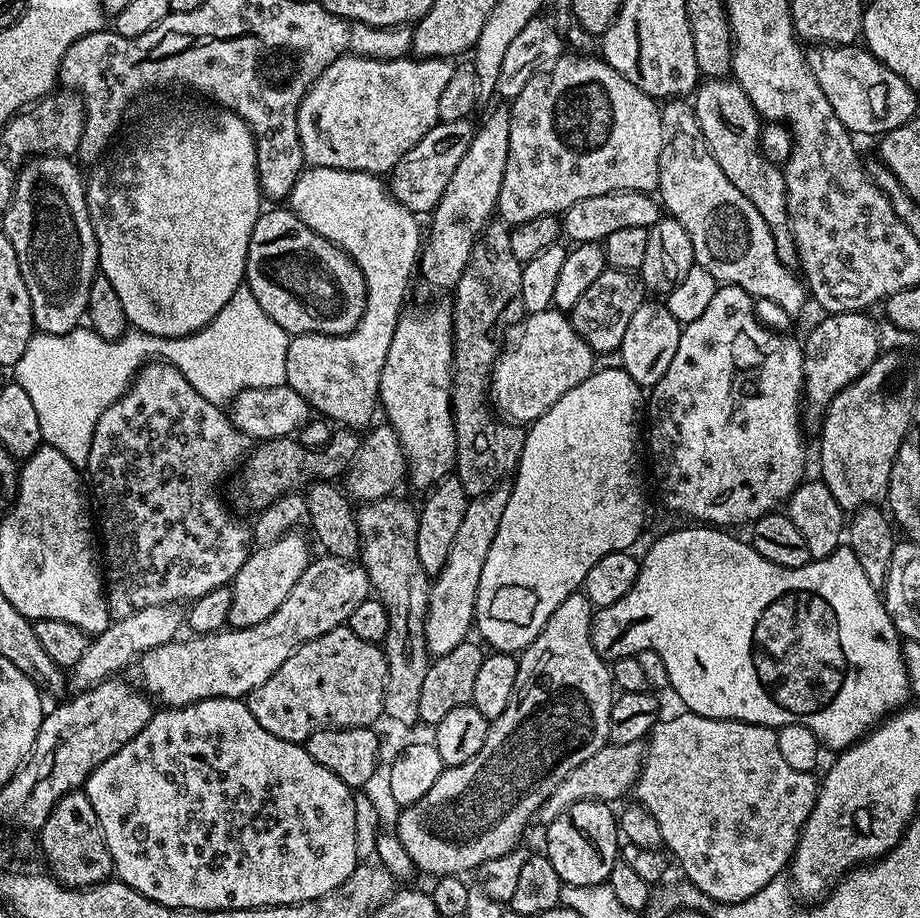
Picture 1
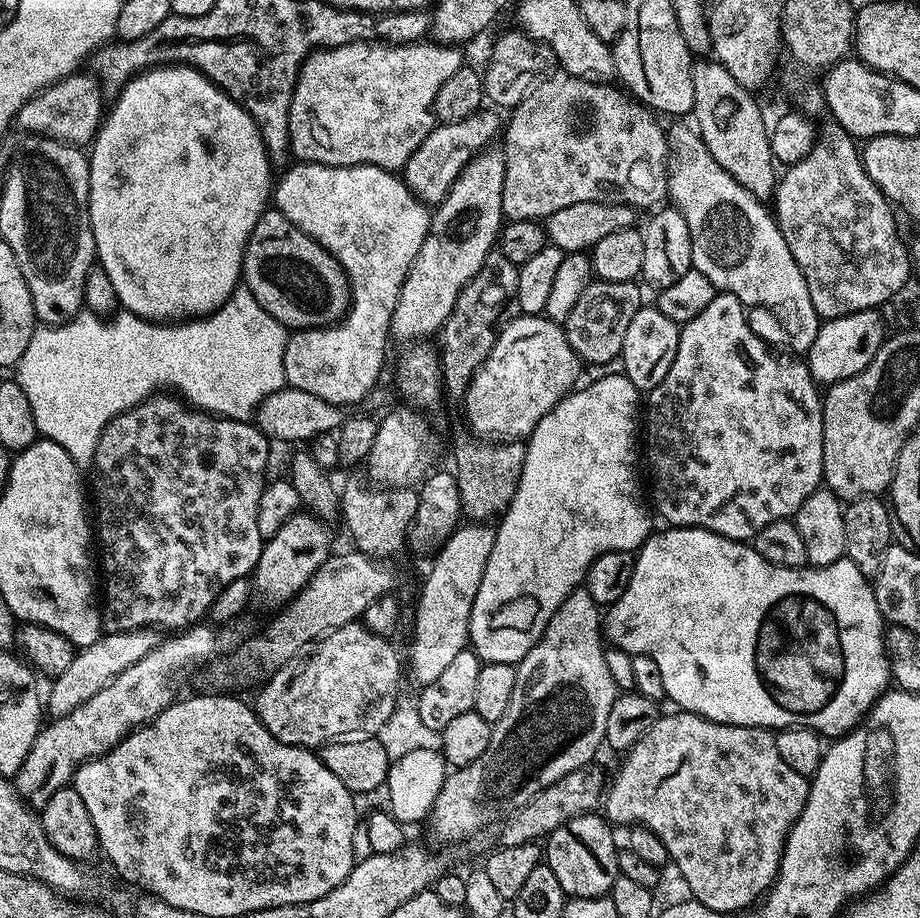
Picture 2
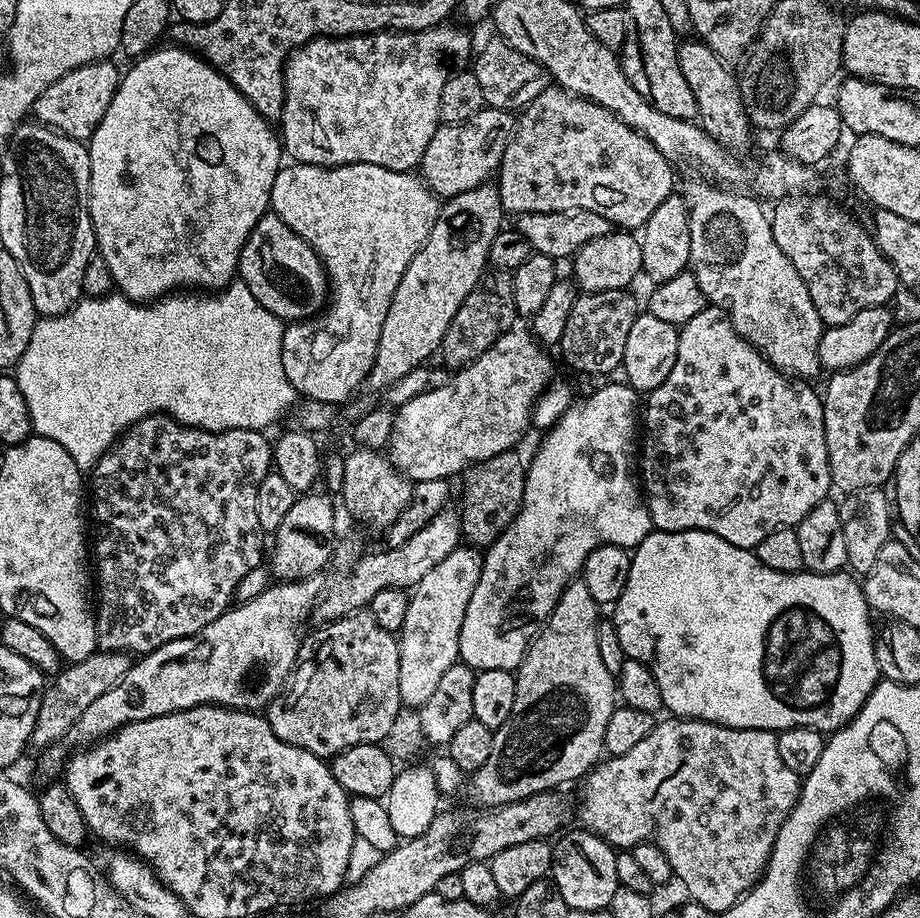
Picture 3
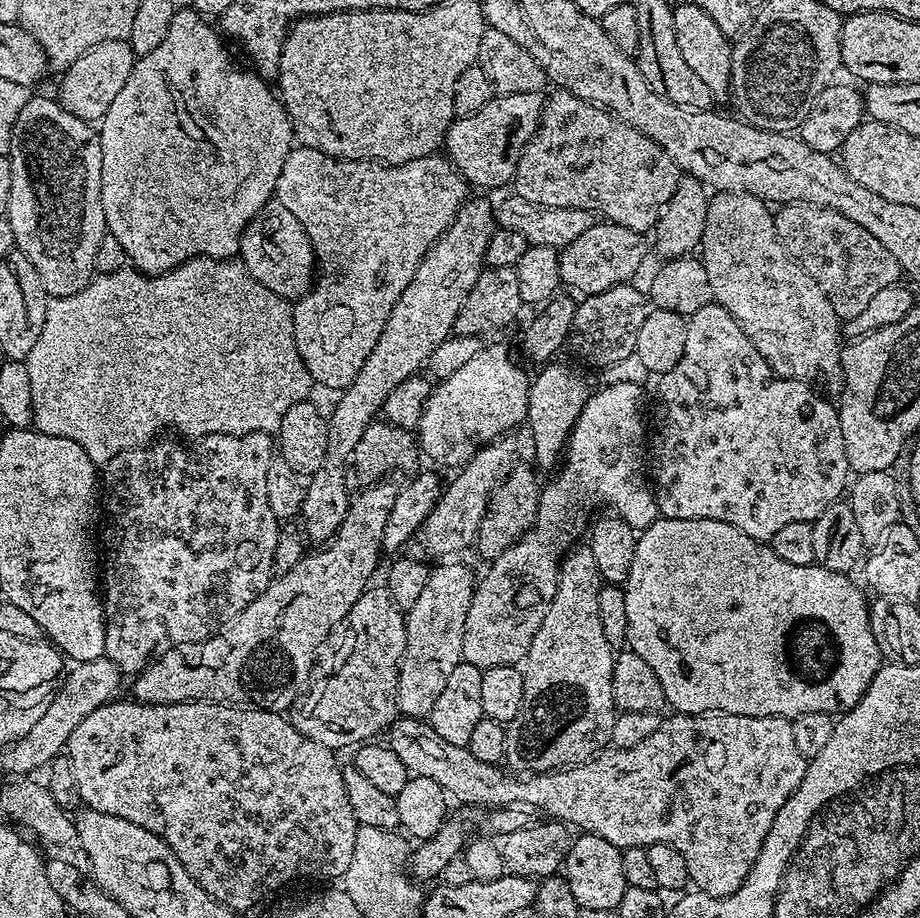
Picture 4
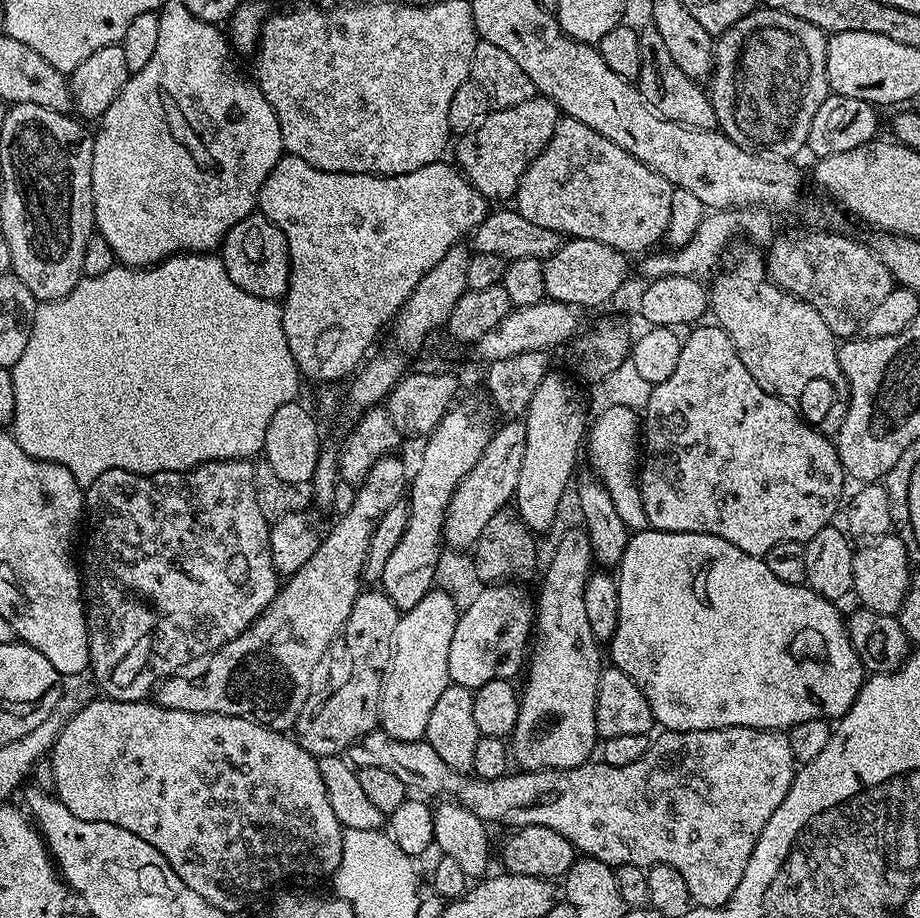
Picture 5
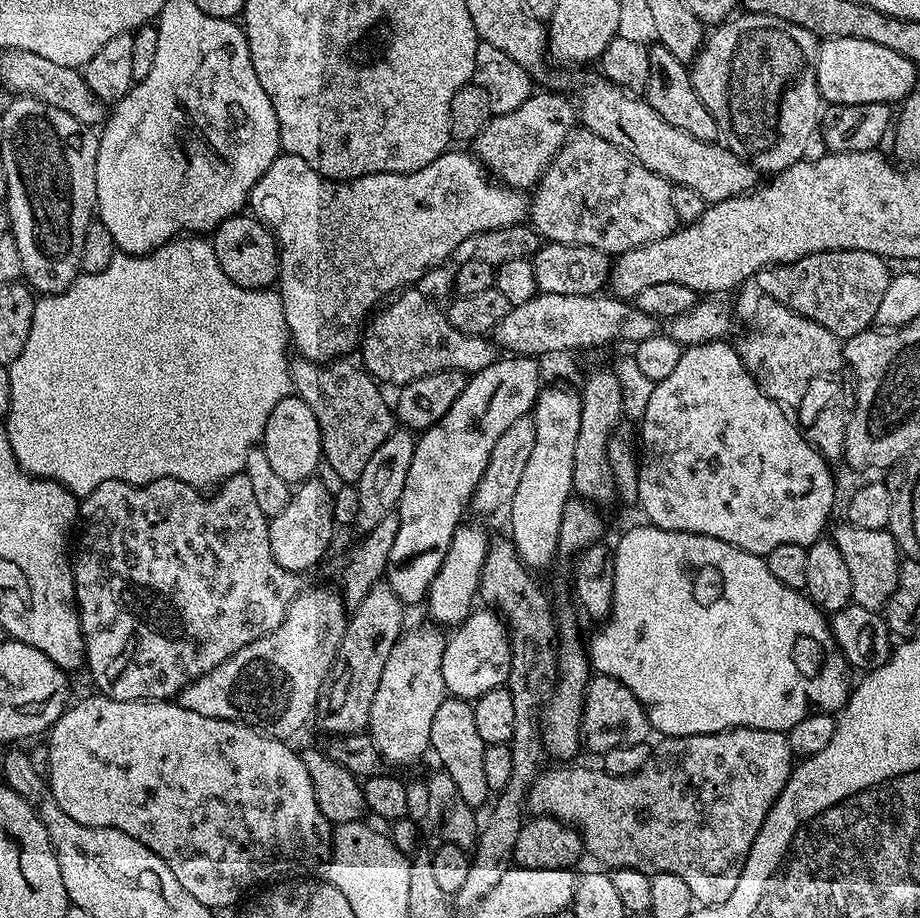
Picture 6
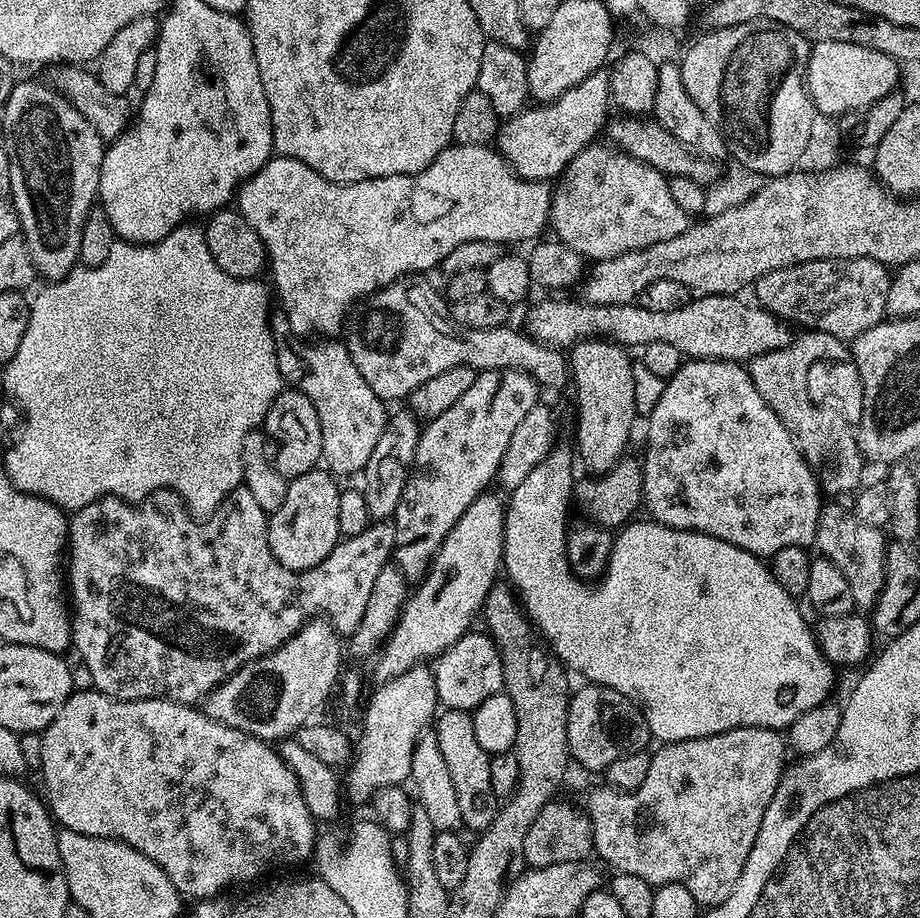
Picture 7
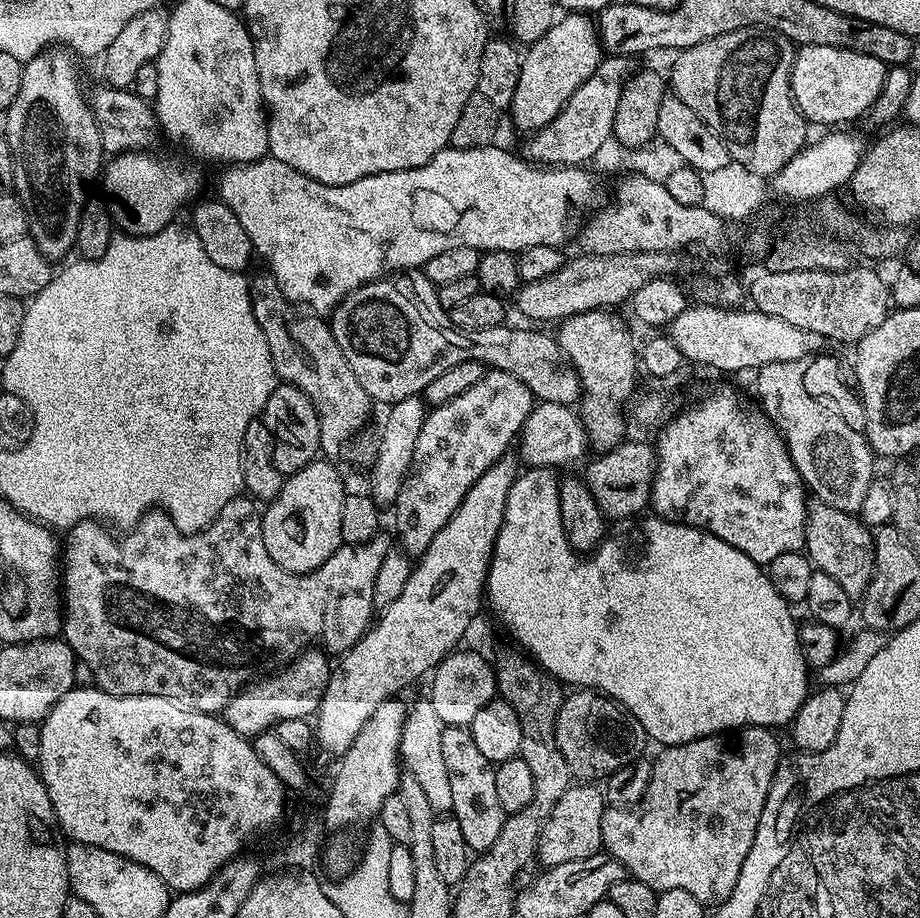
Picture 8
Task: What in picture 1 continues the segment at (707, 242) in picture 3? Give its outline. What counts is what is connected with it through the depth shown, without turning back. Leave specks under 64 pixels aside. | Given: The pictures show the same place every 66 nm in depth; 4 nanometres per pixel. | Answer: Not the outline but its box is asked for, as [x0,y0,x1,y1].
[658,98,806,312]

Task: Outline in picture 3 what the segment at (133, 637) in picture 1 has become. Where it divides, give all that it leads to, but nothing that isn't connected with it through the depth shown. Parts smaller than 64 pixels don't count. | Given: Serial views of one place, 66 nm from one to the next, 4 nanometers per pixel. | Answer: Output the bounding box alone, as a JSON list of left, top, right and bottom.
[31,650,132,750]

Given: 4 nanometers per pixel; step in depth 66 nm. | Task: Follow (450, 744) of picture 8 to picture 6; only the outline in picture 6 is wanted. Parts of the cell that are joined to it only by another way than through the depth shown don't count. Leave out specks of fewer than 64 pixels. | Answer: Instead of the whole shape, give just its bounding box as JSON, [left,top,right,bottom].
[430,695,490,810]

